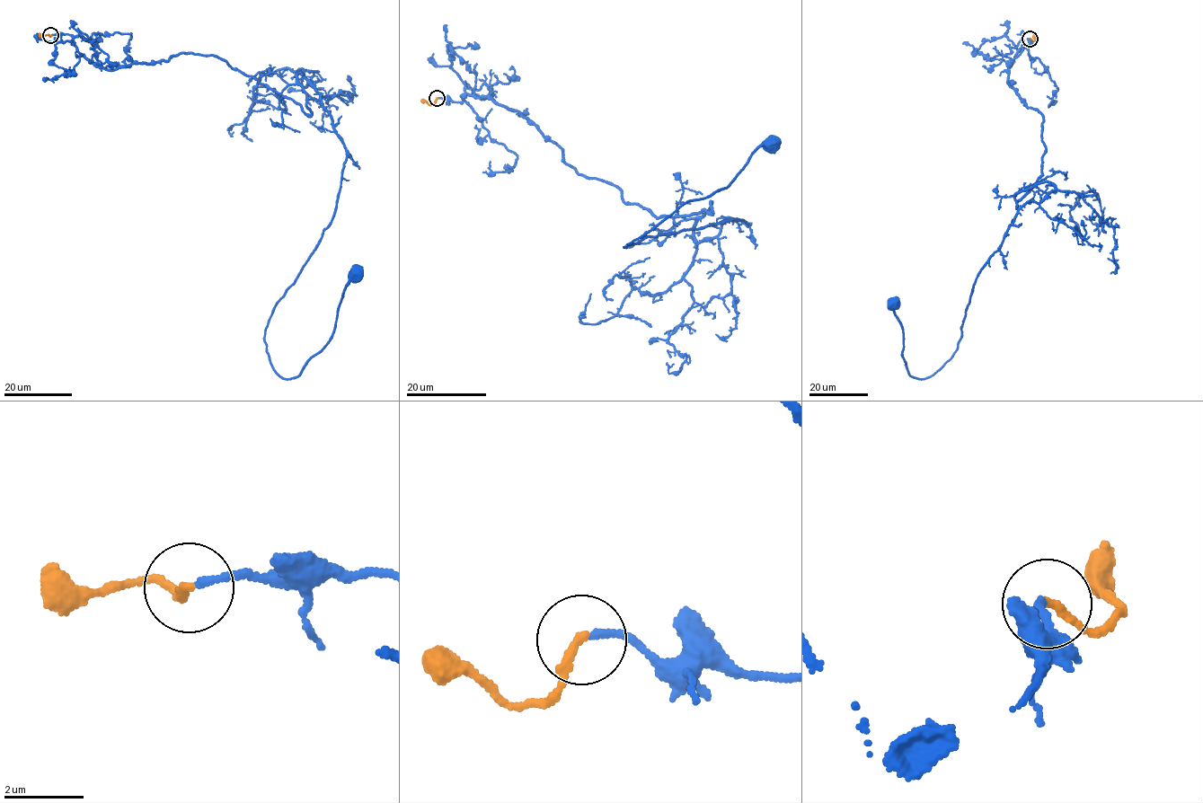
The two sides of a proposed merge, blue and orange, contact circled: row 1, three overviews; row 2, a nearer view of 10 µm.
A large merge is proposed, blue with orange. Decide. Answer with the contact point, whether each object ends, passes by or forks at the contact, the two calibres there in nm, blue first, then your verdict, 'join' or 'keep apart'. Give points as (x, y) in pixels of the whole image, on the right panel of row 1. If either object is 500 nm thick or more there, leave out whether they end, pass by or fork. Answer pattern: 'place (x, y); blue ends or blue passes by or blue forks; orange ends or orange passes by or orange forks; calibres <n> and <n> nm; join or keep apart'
place (1030, 39); blue ends; orange ends; calibres 180 and 220 nm; join

